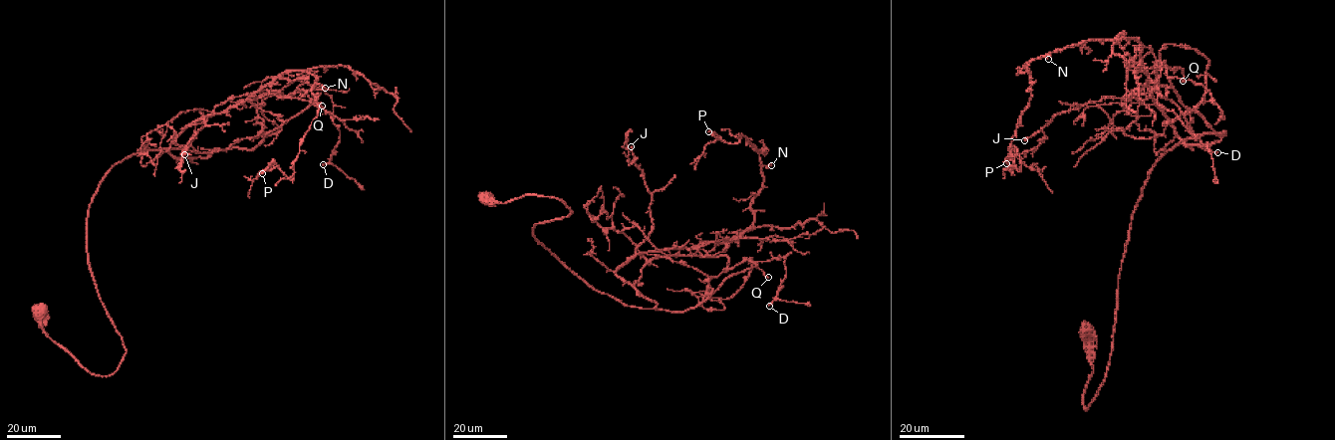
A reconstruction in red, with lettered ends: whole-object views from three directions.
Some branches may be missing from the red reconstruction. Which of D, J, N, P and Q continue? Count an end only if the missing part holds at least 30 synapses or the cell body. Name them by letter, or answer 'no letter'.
J, Q

